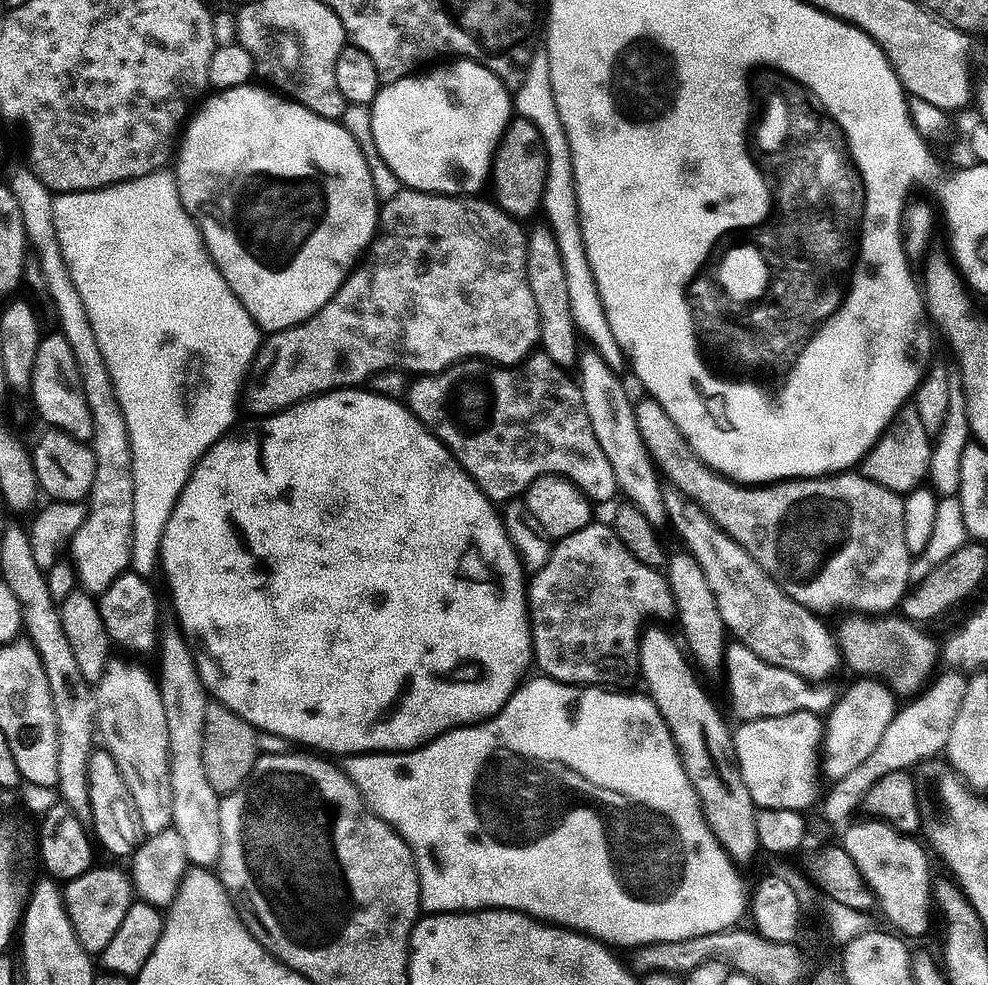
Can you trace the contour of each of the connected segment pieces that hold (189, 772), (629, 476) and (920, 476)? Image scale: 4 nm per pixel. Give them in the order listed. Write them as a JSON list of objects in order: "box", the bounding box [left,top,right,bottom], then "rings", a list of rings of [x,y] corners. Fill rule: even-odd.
[{"box":[164,678,221,869],"rings":[[[202,678],[188,682],[188,706],[164,706],[168,723],[168,750],[170,753],[170,807],[171,827],[181,836],[184,855],[197,868],[215,869],[221,863],[220,853],[220,813],[218,793],[212,789],[204,769],[204,719],[210,703]]]},{"box":[578,350,666,526],"rings":[[[595,350],[587,351],[579,353],[578,356],[578,371],[580,370],[578,385],[580,392],[584,395],[584,405],[588,410],[590,422],[594,426],[598,446],[602,446],[606,458],[610,458],[610,466],[614,466],[614,474],[618,482],[624,480],[620,492],[629,496],[627,499],[650,523],[660,526],[666,520],[665,489],[660,488],[661,477],[648,453],[648,448],[642,442],[642,434],[638,430],[636,421],[636,404],[628,397],[628,392],[620,381],[621,373],[610,370],[610,366],[606,366],[604,359]]]},{"box":[858,406,934,494],"rings":[[[915,406],[900,409],[896,419],[888,426],[887,432],[879,442],[870,449],[868,455],[858,465],[859,475],[865,476],[870,482],[882,486],[891,492],[909,494],[919,489],[924,479],[929,479],[932,470],[932,450],[934,447],[930,429],[922,424]]]}]

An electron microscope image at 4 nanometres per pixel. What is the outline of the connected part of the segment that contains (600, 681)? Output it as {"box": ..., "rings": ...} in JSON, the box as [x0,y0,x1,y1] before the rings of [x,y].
{"box":[528,522,676,690],"rings":[[[593,522],[586,526],[586,530],[578,530],[578,534],[570,534],[570,538],[559,541],[552,548],[552,556],[549,558],[549,564],[540,572],[531,577],[528,584],[528,614],[532,621],[532,654],[535,667],[541,668],[543,675],[549,680],[556,680],[559,684],[574,684],[577,686],[595,686],[605,690],[616,690],[627,680],[637,679],[640,671],[640,637],[649,623],[651,616],[657,616],[657,621],[668,622],[664,620],[673,619],[676,616],[676,603],[672,597],[672,588],[668,584],[667,575],[663,571],[643,565],[634,558],[622,544],[622,538],[617,534],[615,527],[611,523],[599,524]]]}

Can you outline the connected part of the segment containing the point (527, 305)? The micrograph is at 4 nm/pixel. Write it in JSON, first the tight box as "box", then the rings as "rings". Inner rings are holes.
{"box":[246,190,541,418],"rings":[[[401,190],[394,198],[383,201],[378,235],[372,241],[366,259],[340,287],[336,297],[317,316],[310,318],[307,324],[299,324],[296,328],[269,335],[263,341],[261,354],[254,365],[255,375],[251,377],[246,388],[247,411],[249,408],[256,418],[275,416],[285,408],[293,408],[295,404],[303,404],[306,400],[326,396],[329,392],[359,389],[367,385],[364,384],[367,380],[372,380],[383,372],[392,372],[395,368],[401,368],[404,372],[420,372],[416,374],[439,374],[465,362],[491,362],[504,370],[515,369],[515,364],[523,365],[541,347],[539,310],[527,272],[529,233],[521,221],[514,219],[513,216],[507,216],[491,199],[480,199],[484,198],[435,196],[433,192]]]}

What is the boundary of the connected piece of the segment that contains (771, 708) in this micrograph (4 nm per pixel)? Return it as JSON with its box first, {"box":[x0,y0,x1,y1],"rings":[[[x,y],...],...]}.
{"box":[726,642,838,721],"rings":[[[736,642],[733,645],[726,652],[726,673],[728,672],[728,696],[732,699],[732,712],[738,721],[769,720],[795,712],[827,714],[837,706],[838,696],[823,683],[803,680],[790,670],[767,664],[745,644]]]}

